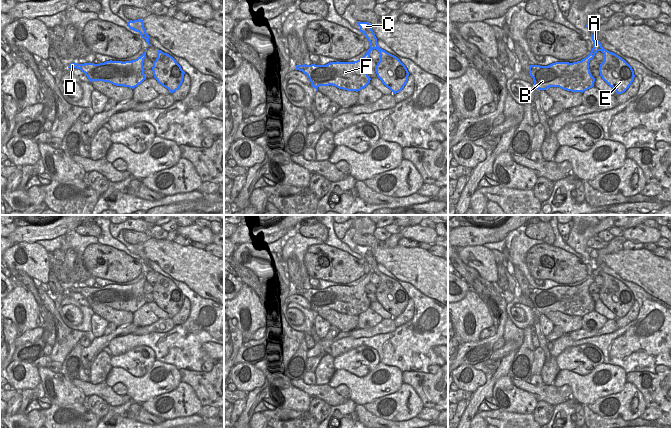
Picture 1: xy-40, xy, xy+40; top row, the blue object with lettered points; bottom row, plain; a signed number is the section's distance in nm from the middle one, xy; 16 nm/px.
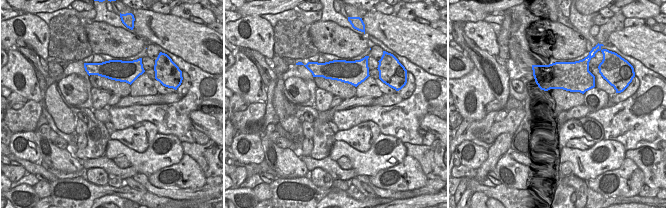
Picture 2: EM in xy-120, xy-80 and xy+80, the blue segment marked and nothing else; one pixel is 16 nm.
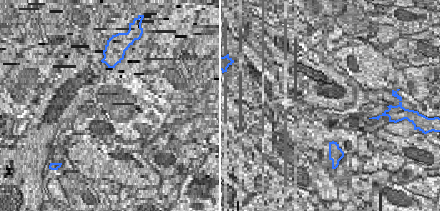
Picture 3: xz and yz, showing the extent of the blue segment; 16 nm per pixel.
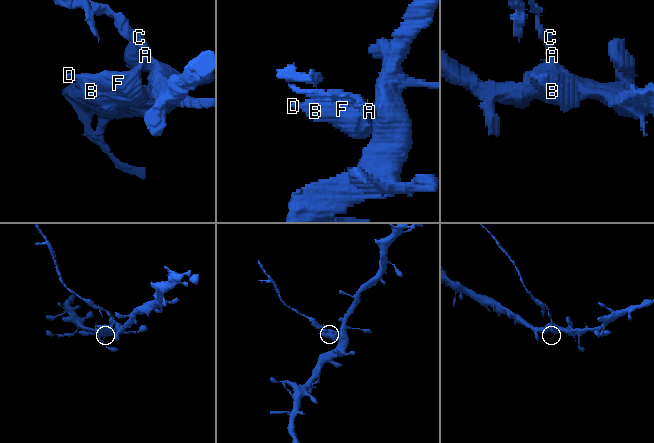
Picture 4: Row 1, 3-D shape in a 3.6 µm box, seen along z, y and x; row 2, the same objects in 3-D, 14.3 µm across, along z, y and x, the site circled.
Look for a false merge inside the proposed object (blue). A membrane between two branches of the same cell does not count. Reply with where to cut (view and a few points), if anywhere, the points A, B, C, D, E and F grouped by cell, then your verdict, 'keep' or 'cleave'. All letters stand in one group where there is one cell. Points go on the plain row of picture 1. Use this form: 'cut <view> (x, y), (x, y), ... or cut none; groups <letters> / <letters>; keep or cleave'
cut xy (379, 271), (377, 274); groups A B C D F / E; cleave

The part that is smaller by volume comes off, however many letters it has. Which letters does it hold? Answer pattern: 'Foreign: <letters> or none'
Foreign: A, B, C, D, F

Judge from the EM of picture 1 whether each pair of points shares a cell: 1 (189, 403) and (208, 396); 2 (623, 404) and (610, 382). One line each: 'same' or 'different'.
1: different
2: different

